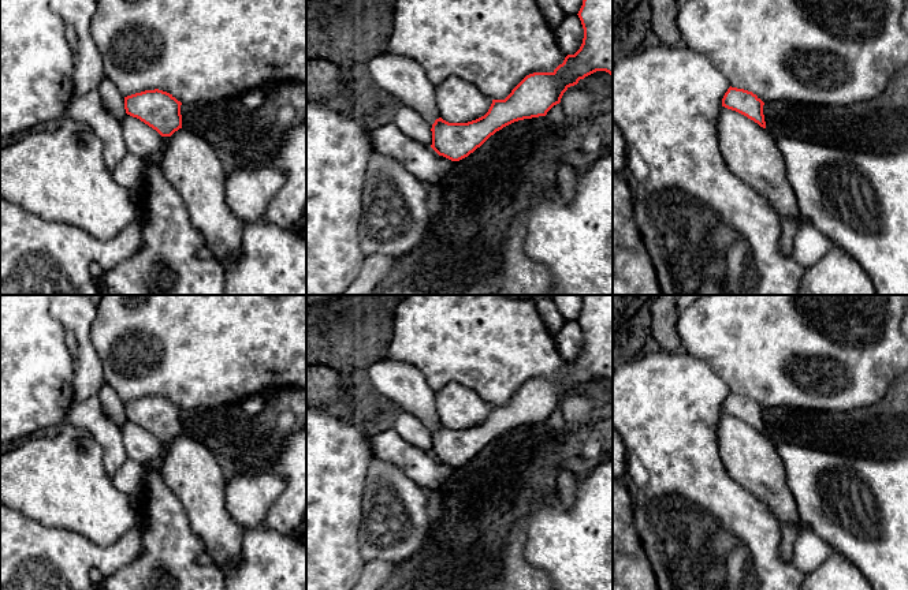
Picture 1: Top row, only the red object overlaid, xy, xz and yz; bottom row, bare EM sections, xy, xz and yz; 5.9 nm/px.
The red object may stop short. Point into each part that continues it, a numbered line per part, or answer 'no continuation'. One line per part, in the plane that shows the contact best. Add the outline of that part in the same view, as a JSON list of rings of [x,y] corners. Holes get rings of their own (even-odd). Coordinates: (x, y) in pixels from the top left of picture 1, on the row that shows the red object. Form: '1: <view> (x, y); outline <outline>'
no continuation

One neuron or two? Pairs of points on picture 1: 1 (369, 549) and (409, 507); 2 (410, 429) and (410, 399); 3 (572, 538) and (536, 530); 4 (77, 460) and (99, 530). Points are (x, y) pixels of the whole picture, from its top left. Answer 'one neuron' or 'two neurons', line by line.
1: one neuron
2: two neurons
3: one neuron
4: one neuron

